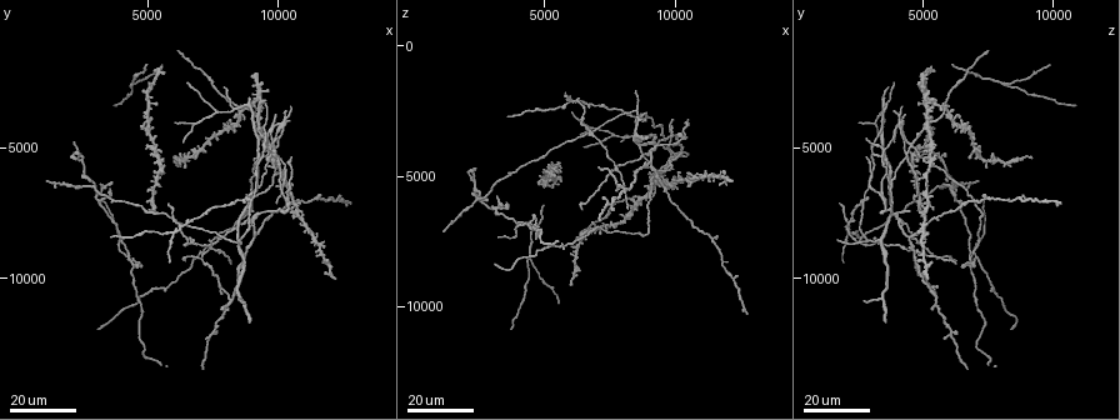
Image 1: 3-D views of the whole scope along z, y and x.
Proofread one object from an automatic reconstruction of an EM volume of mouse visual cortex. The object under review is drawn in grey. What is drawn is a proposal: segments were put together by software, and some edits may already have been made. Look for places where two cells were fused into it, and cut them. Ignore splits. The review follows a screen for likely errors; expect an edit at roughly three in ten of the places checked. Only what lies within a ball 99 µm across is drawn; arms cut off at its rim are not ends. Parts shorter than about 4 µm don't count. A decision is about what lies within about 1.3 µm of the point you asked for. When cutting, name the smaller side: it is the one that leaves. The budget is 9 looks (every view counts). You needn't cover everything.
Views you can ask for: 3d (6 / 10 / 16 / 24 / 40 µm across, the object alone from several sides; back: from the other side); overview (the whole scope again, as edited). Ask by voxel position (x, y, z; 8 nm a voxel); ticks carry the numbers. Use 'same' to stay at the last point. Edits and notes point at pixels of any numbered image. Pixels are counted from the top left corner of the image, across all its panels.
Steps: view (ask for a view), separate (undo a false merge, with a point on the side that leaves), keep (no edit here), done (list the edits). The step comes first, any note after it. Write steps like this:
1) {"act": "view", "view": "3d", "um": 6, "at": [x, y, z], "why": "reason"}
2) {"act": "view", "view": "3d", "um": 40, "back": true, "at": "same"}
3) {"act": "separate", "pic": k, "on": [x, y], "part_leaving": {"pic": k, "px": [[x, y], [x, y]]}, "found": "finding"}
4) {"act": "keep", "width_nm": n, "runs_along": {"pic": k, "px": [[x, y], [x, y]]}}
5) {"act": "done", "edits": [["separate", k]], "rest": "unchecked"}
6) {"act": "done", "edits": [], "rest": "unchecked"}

{"act": "view", "view": "3d", "um": 16, "at": [5200, 5100, 4800], "why": "four-way junction"}

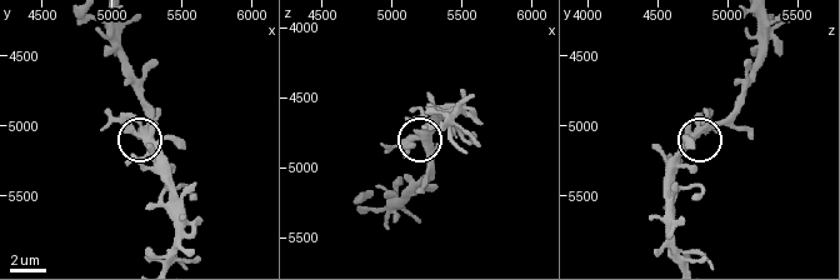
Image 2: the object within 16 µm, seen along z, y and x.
{"act": "view", "view": "3d", "um": 10, "at": [5240, 5000, 4820]}

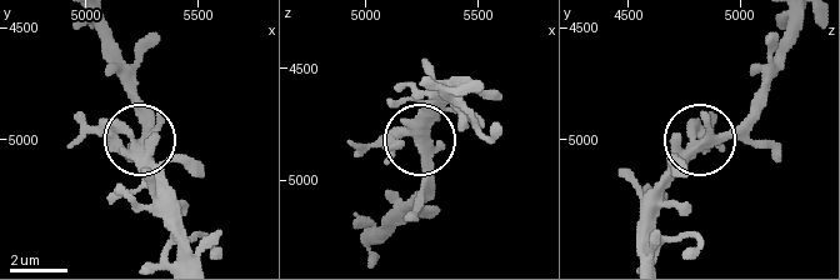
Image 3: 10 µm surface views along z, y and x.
{"act": "keep", "found": "all the same cell"}

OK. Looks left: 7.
{"act": "view", "view": "3d", "um": 24, "at": [7700, 3600, 3400], "why": "a fork"}

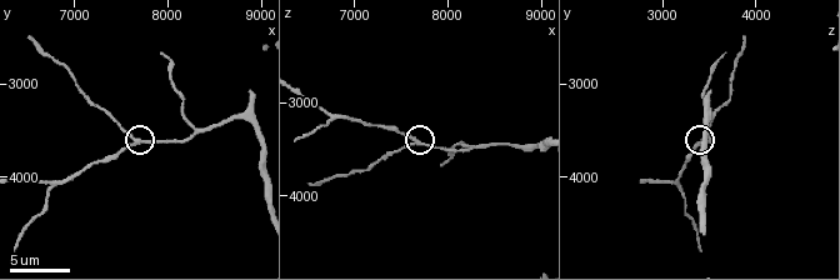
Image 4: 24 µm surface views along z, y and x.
{"act": "view", "view": "3d", "um": 6, "at": [7650, 3600, 3400]}

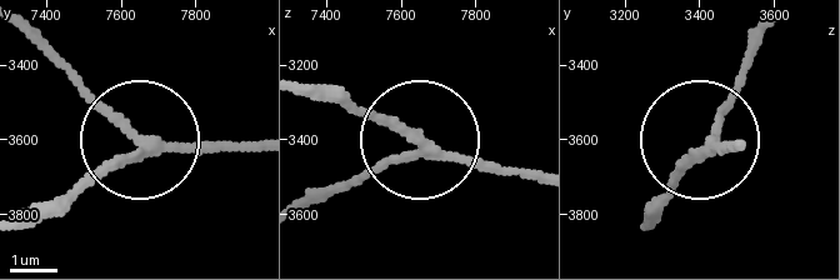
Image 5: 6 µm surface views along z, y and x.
{"act": "keep", "arms": 3, "found": "one cell here"}

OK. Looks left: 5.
{"act": "view", "view": "3d", "um": 24, "at": [9100, 7000, 2800], "why": "two arms in line, one across"}

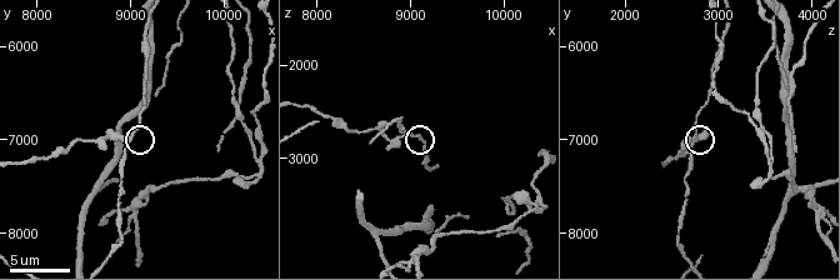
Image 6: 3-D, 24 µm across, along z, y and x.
{"act": "view", "view": "3d", "um": 10, "at": [8950, 7000, 2750], "why": "zoom in"}

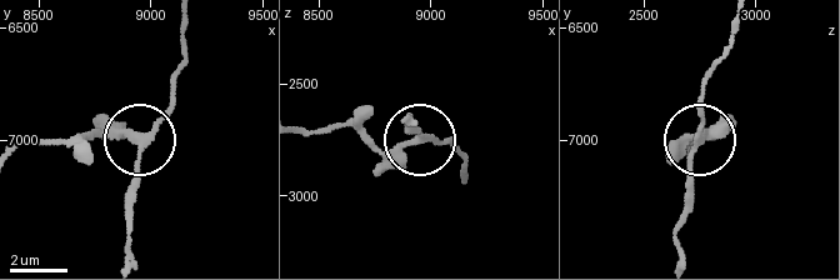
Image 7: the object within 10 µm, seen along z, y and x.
{"act": "separate", "pic": 7, "on": [110, 133], "arms": 3, "part_leaving": {"pic": 7, "px": [[419, 138], [378, 149], [341, 123], [306, 130]]}, "found": "a second cell is stuck on"}

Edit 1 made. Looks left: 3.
{"act": "view", "view": "3d", "um": 16, "at": [8400, 8700, 2400], "why": "arms part here"}

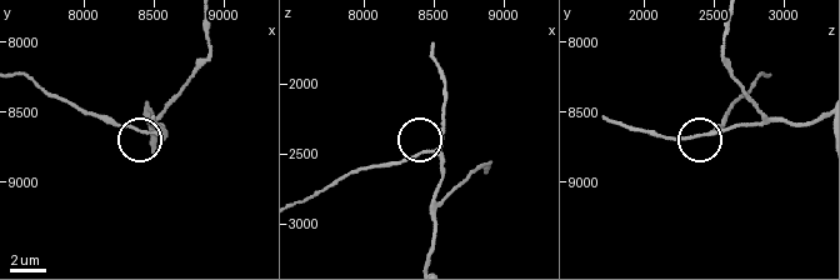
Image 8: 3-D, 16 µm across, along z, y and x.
{"act": "view", "view": "3d", "um": 6, "at": [8480, 8660, 2460], "why": "zoom in"}

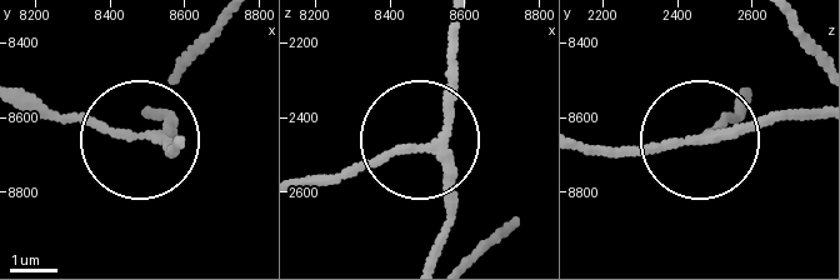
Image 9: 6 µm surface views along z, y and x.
{"act": "keep", "arms": 3, "found": "continuous, no second cell"}

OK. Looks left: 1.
{"act": "done", "edits": [["separate", 7]], "rest": "unchecked"}

